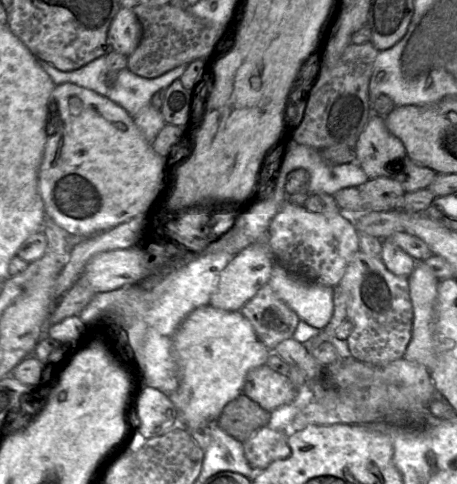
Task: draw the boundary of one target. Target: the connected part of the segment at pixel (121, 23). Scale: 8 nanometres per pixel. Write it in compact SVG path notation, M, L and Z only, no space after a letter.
M120 7L113 18L107 35L110 48L130 56L142 38L142 26L131 8Z

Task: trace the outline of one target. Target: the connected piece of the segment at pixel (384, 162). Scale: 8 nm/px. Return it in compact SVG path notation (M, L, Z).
M373 114L359 135L356 162L369 179L393 177L407 156L403 142L387 128L384 116Z

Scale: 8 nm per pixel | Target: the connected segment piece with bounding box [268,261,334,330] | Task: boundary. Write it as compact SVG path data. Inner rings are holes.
M275 261L268 284L276 295L312 327L324 329L333 311L333 287L294 275Z

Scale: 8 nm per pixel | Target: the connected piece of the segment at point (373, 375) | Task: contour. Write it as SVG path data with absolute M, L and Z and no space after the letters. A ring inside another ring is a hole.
M293 337L280 342L273 351L292 367L299 368L314 394L313 401L290 424L289 433L310 425L385 424L399 430L413 430L427 422L429 404L440 397L426 366L404 357L386 365L371 365L353 357L321 364Z

